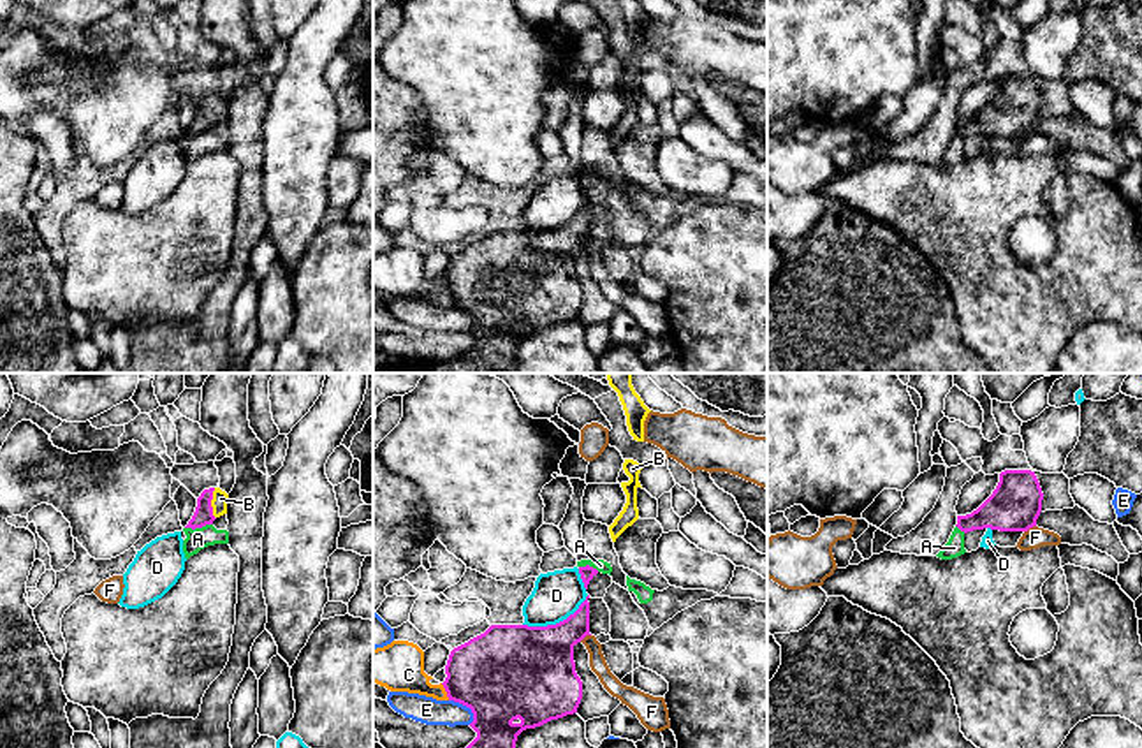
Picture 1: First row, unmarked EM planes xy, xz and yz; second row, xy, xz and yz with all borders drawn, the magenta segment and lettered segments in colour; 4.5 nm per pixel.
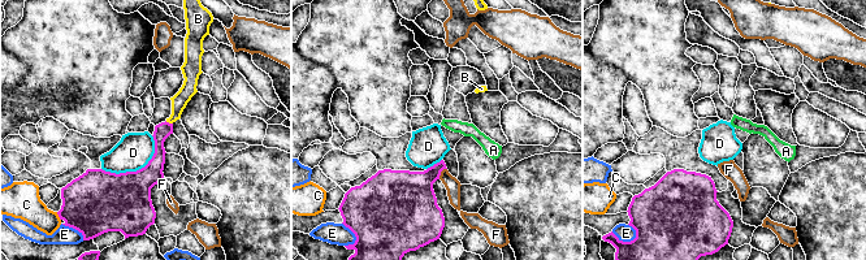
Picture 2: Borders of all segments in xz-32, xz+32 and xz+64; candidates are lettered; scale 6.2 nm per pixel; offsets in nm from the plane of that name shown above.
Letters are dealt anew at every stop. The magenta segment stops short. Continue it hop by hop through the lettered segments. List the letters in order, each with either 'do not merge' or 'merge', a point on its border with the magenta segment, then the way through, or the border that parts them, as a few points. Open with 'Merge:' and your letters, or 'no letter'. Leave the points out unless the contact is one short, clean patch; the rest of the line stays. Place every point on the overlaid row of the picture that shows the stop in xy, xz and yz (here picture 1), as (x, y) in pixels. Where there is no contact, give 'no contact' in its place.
Merge: B
A: do not merge | xy (197, 527) | along xy (212, 523), (201, 528), (185, 528)
B: merge | xy (210, 504) | across xy (203, 514), (210, 504), (220, 498)
C: do not merge | xz (446, 690)
D: do not merge | xz (556, 623)
E: do not merge | xz (465, 704)
F: do not merge | yz (1030, 527) | along yz (1035, 525), (1024, 532)

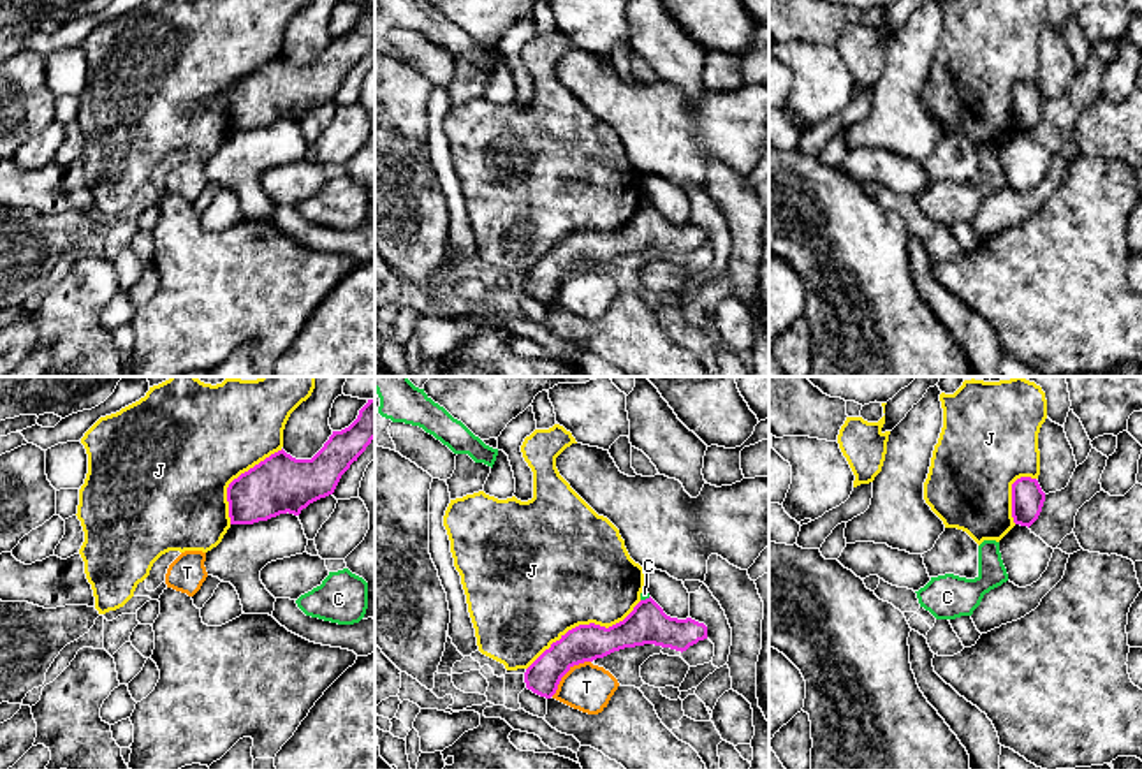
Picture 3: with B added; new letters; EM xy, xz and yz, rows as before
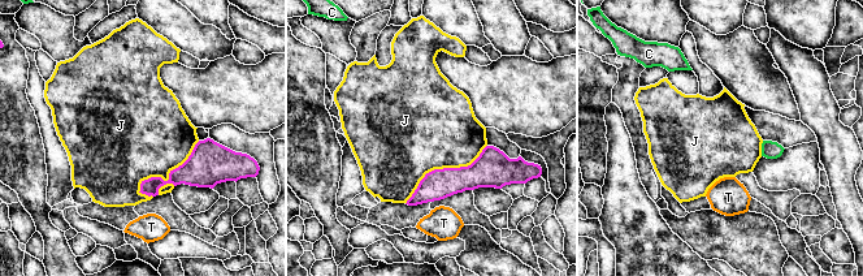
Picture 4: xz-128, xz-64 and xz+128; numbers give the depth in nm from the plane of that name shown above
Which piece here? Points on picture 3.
Merge: no letter
C: do not merge | xz (646, 599)
J: do not merge | xz (583, 625)
T: do not merge | xz (567, 671) | along xz (590, 660), (576, 664), (551, 695)

